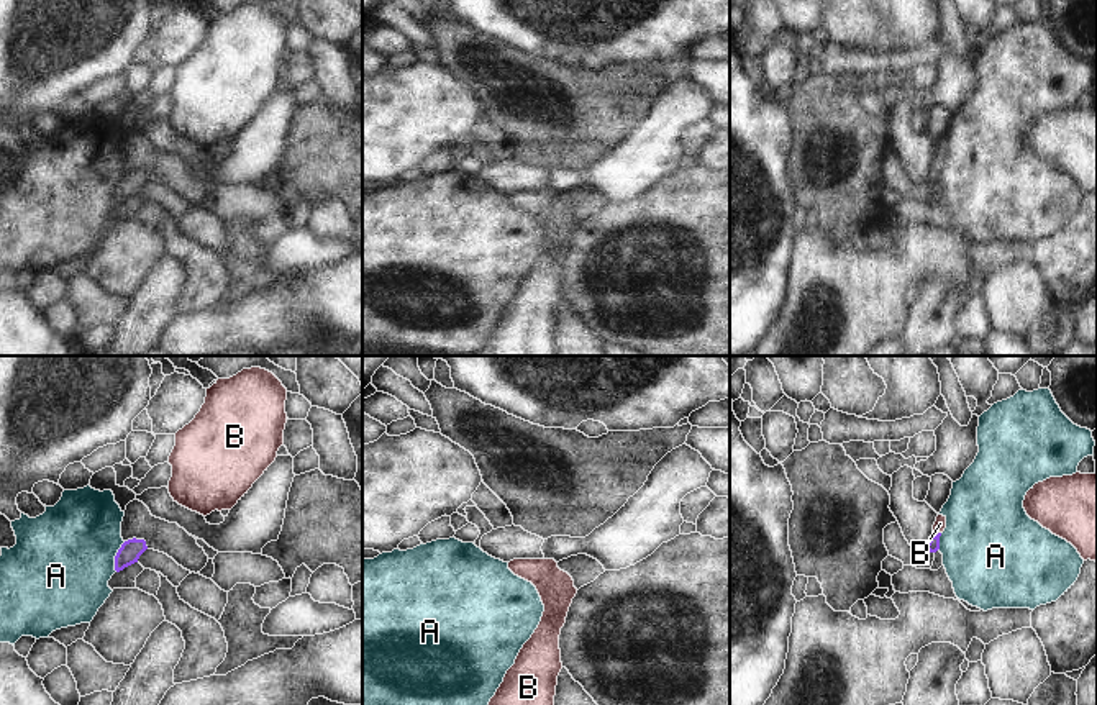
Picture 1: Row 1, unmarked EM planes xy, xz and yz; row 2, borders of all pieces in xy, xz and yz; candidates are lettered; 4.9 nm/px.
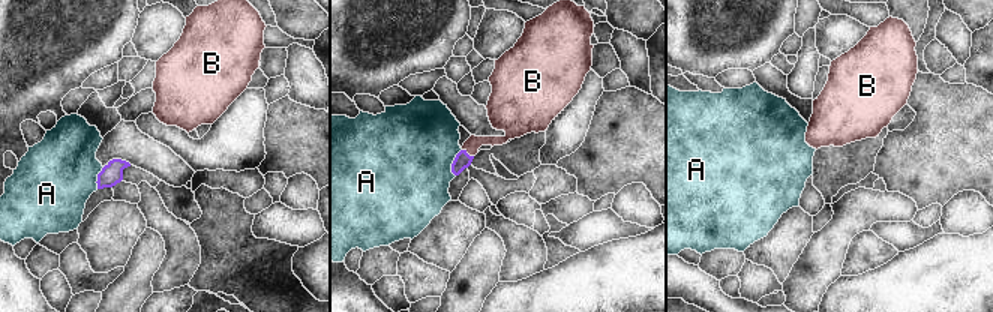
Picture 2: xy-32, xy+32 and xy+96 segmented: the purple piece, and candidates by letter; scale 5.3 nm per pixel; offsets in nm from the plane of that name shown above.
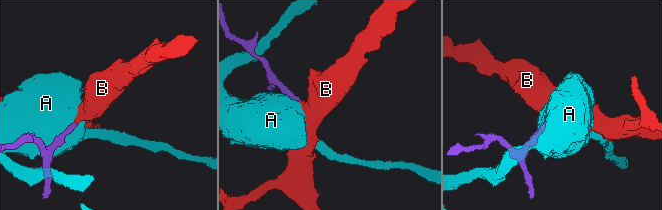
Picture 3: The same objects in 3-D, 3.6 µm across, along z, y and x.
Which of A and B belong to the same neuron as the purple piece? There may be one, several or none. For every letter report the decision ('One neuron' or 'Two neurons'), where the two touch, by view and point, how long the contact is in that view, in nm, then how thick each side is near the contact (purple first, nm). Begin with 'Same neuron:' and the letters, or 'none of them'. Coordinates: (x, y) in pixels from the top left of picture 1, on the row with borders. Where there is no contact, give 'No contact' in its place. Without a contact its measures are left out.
Same neuron: B
A: Two neurons. Touches purple at xy (115, 556). Shared border 160 nm. Thickness 110 nm (purple) against 480 nm
B: One neuron. Touches purple at yz (938, 533). Shared border 50 nm. Thickness 60 nm (purple) against 60 nm.

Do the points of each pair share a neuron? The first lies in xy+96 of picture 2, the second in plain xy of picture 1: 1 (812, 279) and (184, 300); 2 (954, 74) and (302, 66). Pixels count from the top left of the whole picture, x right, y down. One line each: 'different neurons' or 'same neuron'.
1: different neurons
2: different neurons

